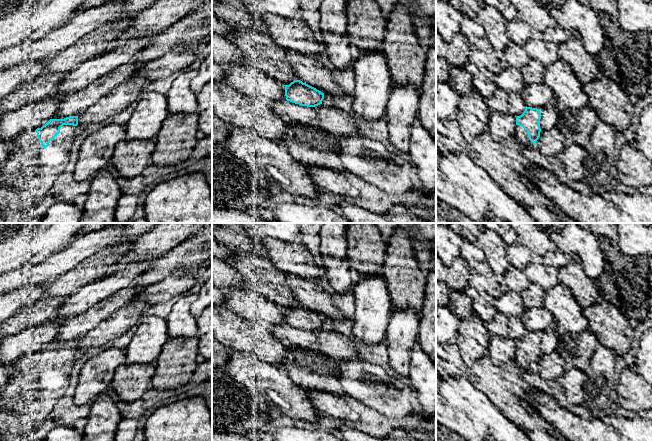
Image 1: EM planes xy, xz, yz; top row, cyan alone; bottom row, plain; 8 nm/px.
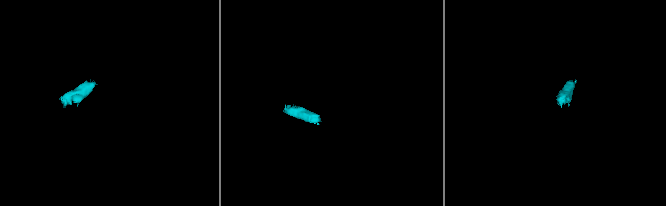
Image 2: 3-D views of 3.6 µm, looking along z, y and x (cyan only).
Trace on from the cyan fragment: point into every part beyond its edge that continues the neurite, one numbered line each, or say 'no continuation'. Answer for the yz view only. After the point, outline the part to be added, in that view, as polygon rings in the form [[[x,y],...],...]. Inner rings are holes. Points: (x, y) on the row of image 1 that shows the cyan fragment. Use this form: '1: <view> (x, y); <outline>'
1: yz (521, 134); [[[516,126],[515,137],[522,149],[533,145],[533,143],[529,140],[527,131],[522,126]]]

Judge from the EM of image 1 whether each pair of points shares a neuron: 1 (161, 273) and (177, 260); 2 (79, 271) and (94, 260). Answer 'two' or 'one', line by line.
1: one
2: one

